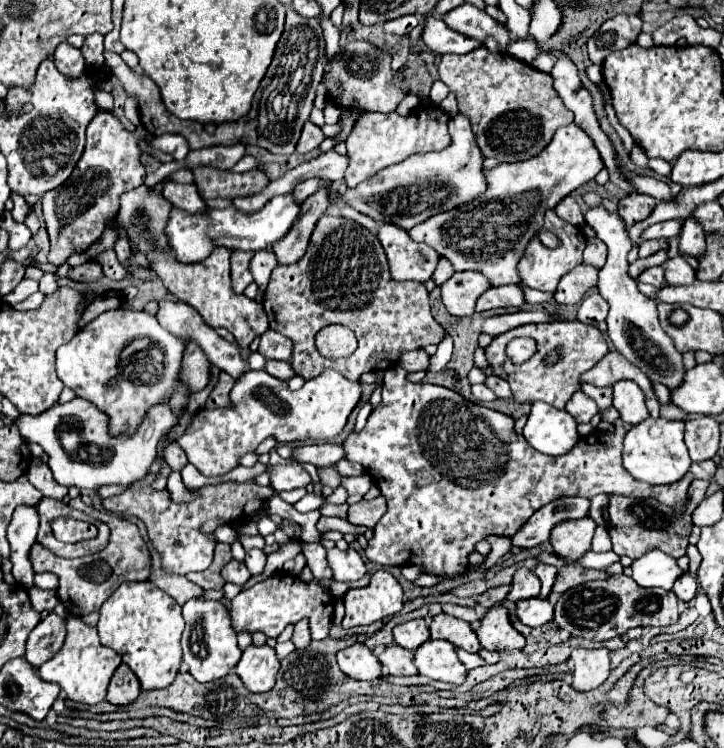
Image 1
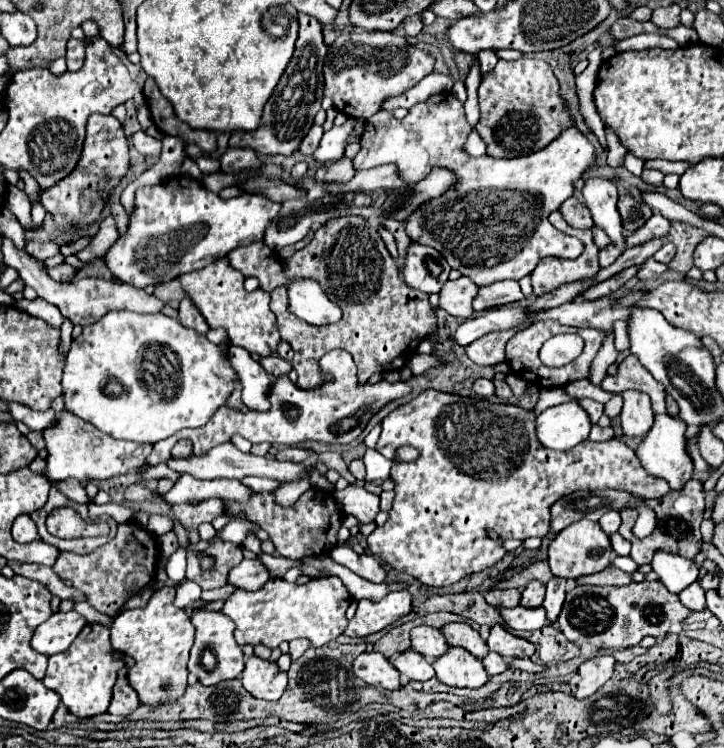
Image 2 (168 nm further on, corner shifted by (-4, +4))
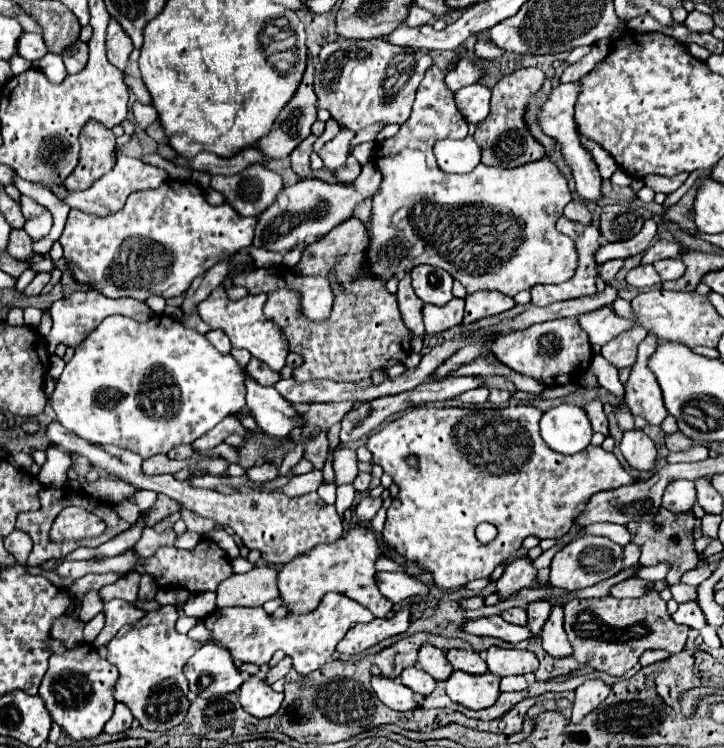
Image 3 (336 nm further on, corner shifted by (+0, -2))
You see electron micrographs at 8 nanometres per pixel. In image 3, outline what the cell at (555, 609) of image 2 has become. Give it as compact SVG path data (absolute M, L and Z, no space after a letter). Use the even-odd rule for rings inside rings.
M560 604L552 606L552 612L540 632L540 638L542 638L542 646L548 654L562 656L562 658L572 654L570 642L566 640L566 632L562 628L562 606Z

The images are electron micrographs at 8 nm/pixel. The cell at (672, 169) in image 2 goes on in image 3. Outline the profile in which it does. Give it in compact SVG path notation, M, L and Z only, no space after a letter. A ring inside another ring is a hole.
M682 172L682 174L678 174L678 176L672 176L672 178L666 178L666 176L658 176L658 174L654 174L654 176L646 176L646 178L644 178L644 184L646 184L648 188L652 188L654 192L670 194L670 192L674 192L676 188L680 188L680 186L684 184L686 178L688 178L686 172Z

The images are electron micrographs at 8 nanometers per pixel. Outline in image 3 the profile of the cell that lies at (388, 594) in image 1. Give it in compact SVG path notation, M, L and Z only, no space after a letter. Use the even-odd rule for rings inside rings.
M404 604L388 620L386 618L374 618L368 624L356 624L354 628L350 628L346 632L346 636L336 646L336 650L344 652L344 654L360 654L366 648L382 642L384 638L406 632L408 624L410 624L410 610L412 610L412 604Z

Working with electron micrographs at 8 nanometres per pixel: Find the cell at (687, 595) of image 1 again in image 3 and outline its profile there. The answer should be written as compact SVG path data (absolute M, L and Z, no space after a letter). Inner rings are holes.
M694 600L682 602L682 604L678 606L678 610L672 614L672 618L674 618L674 622L686 624L686 626L696 628L696 630L700 630L700 628L706 626L706 618L704 618L698 602L694 602Z

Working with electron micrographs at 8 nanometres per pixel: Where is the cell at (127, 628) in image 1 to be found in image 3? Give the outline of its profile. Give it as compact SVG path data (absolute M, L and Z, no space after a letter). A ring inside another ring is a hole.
M160 606L158 610L146 612L142 616L142 620L120 628L118 634L108 642L108 658L106 660L110 664L114 664L120 672L118 682L114 686L114 698L118 702L124 702L132 710L132 714L140 722L140 726L146 730L164 732L164 730L174 728L176 724L180 724L184 720L186 710L190 706L190 700L186 698L188 682L186 682L182 668L188 662L188 658L194 654L194 648L198 648L198 644L194 640L190 640L186 634L176 632L176 628L174 628L176 620L178 620L176 606Z

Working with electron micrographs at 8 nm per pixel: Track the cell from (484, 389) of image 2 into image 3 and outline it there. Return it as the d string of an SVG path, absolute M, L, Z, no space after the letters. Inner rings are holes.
M476 388L476 390L464 392L460 396L460 400L464 404L482 404L482 402L486 402L486 398L488 398L488 388Z

